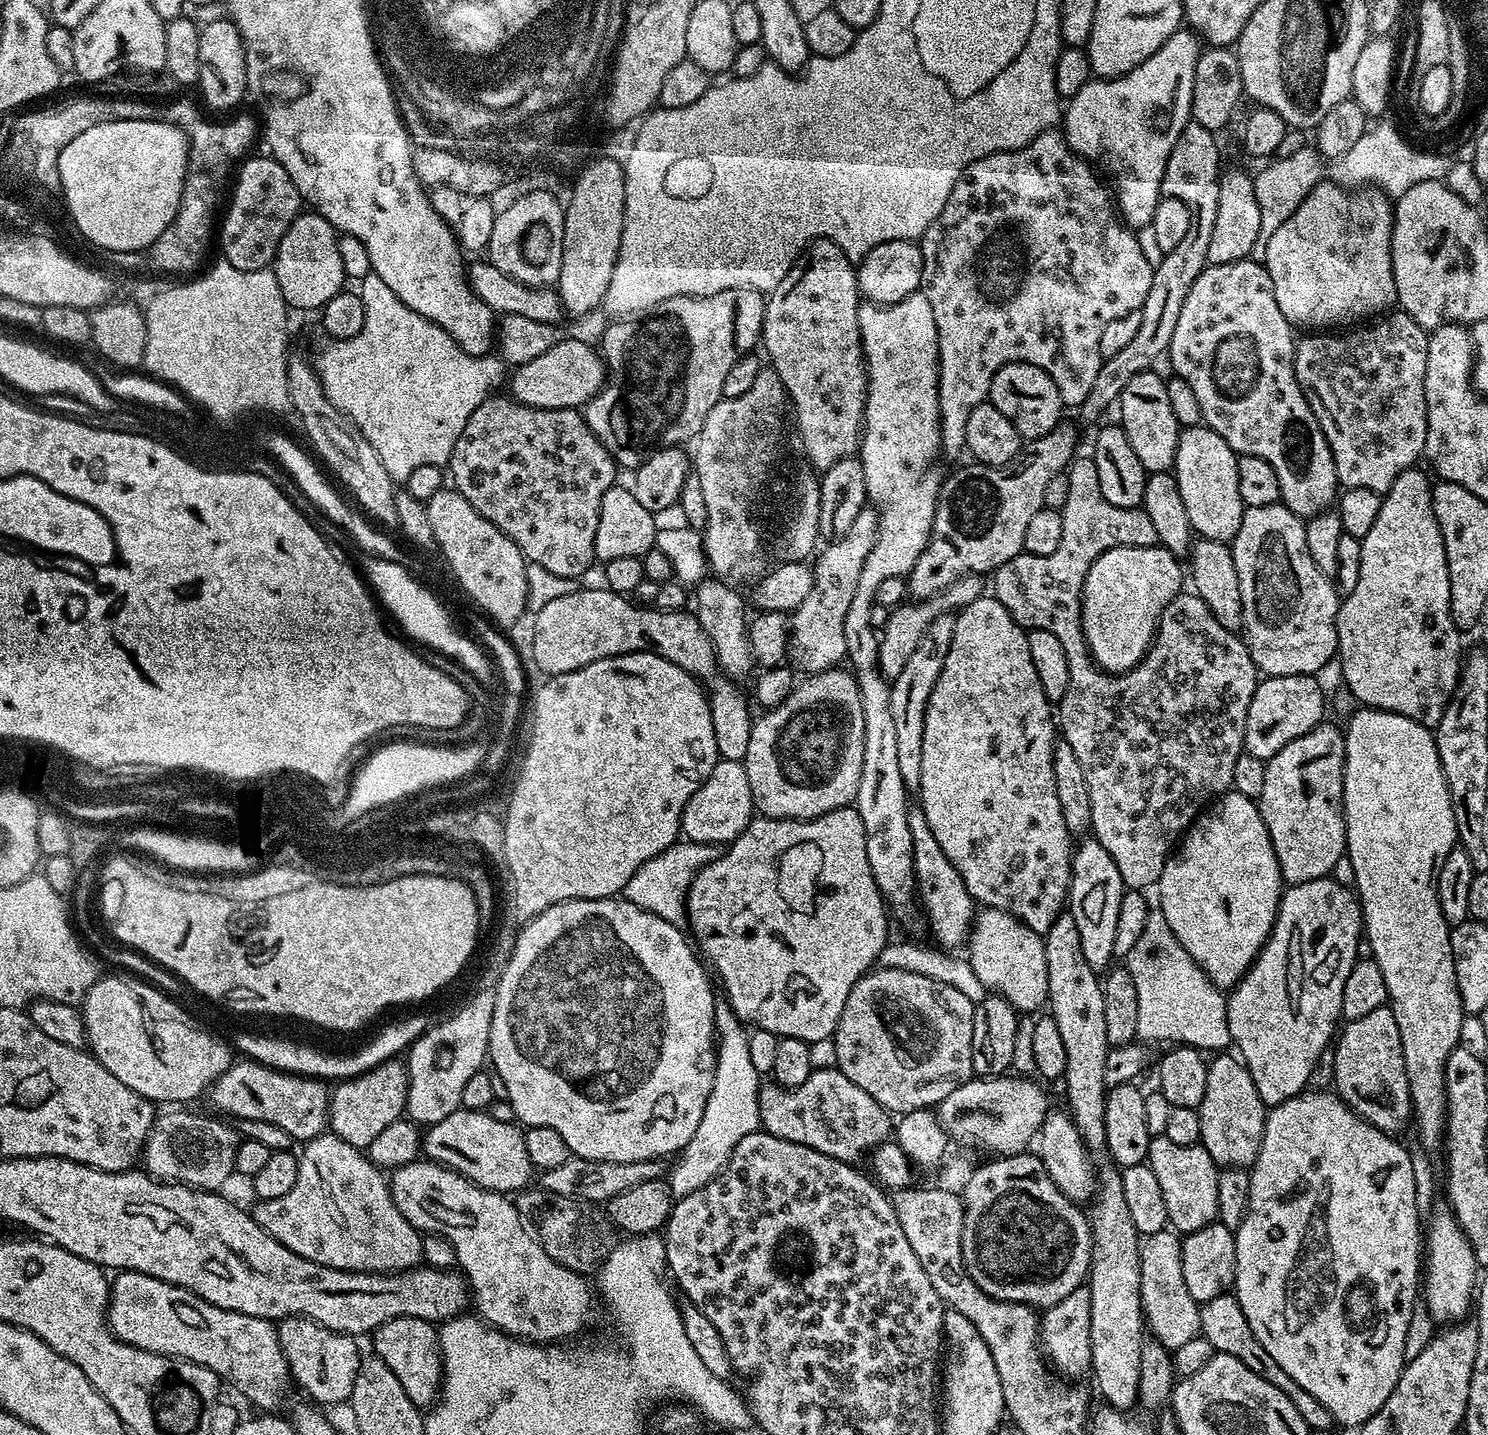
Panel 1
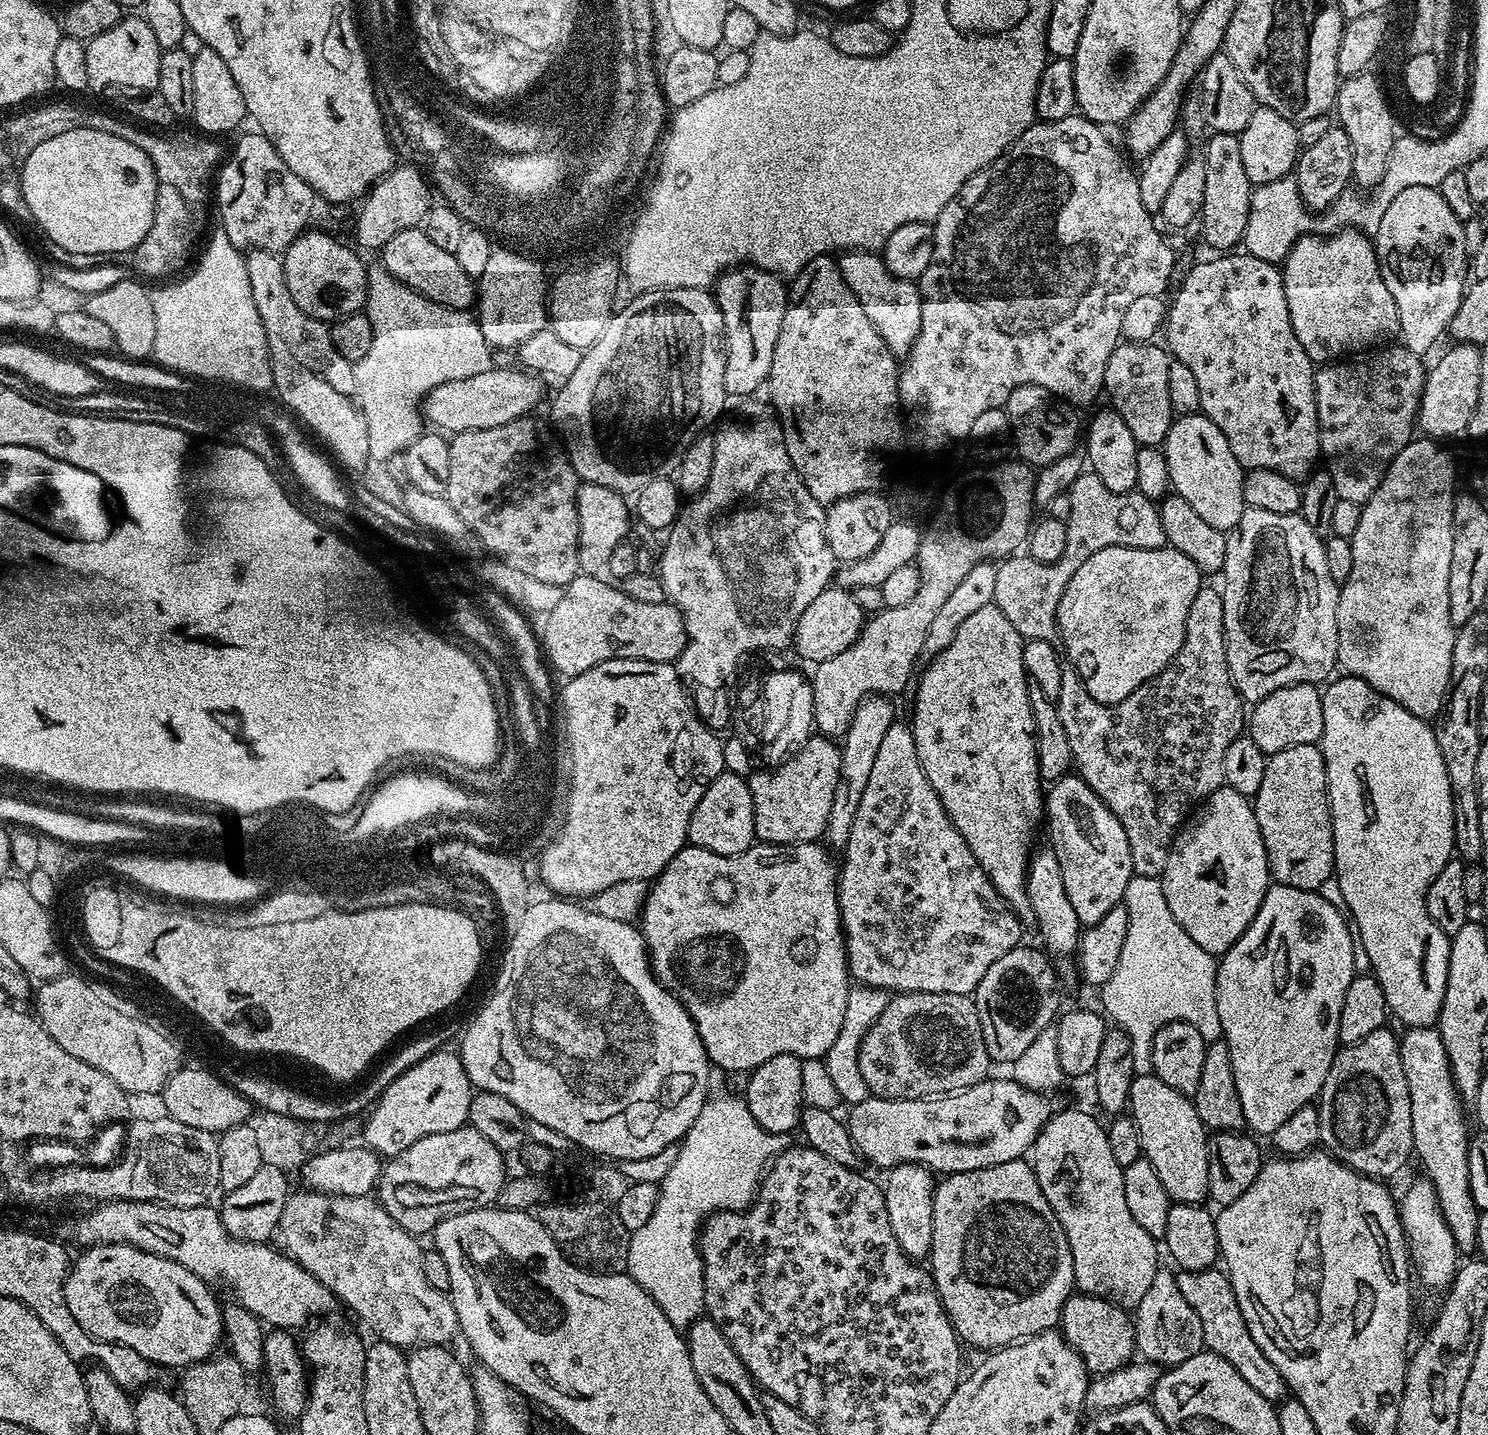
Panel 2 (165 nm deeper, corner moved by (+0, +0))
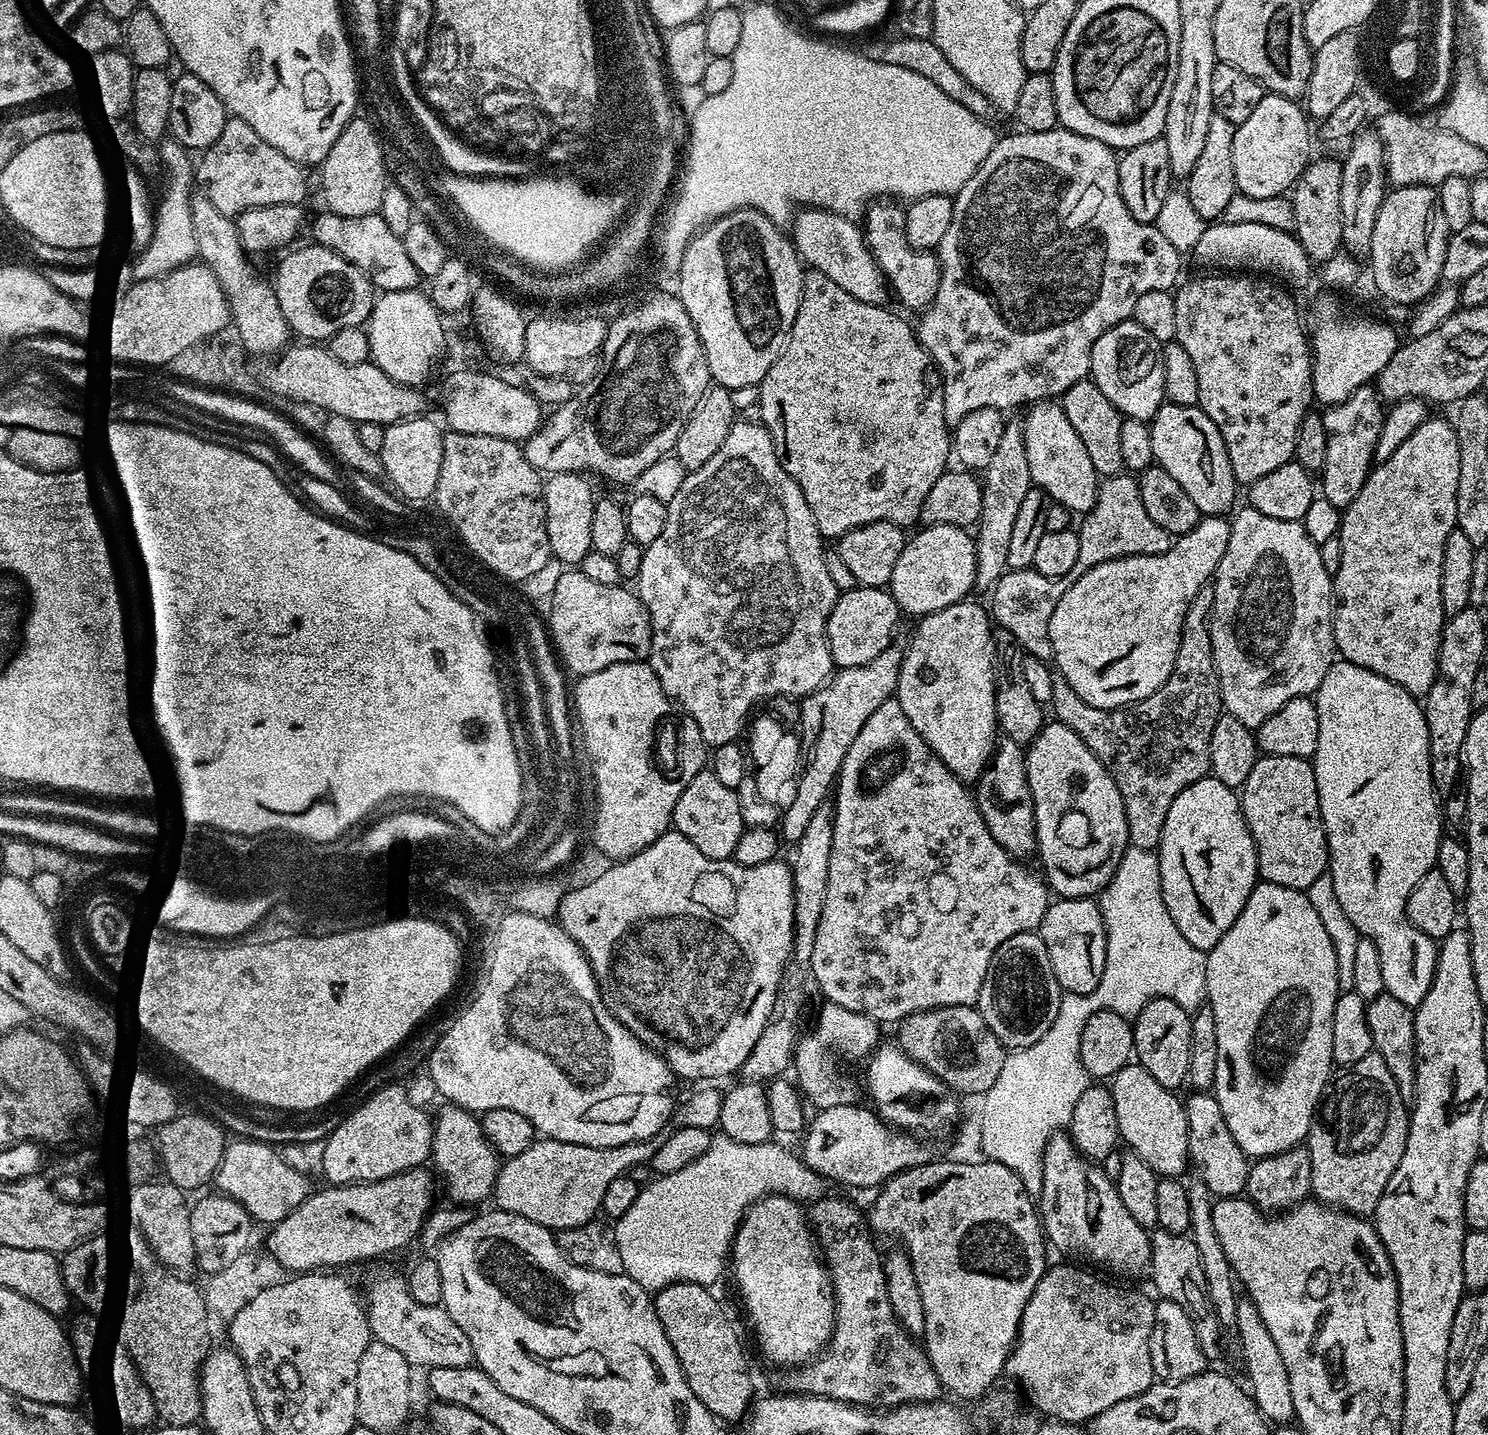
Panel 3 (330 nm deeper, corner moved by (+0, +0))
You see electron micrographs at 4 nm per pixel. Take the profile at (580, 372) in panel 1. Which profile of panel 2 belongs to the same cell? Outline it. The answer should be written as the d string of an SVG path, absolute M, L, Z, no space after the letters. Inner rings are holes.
M493 366L482 374L470 374L470 378L458 378L454 382L444 382L442 386L434 386L422 401L422 416L428 420L433 429L444 434L455 434L466 430L490 430L490 426L506 426L506 422L525 419L540 404L540 399L544 396L545 382L539 375L519 367L500 368Z

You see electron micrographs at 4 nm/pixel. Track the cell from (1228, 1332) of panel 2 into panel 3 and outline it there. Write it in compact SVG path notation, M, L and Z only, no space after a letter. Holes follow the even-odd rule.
M1156 1230L1151 1233L1152 1261L1150 1265L1150 1275L1152 1274L1152 1284L1160 1291L1159 1295L1170 1302L1178 1302L1191 1312L1196 1321L1196 1337L1198 1346L1203 1350L1205 1357L1212 1358L1216 1352L1216 1343L1220 1340L1222 1325L1215 1316L1205 1314L1208 1292L1204 1287L1206 1280L1202 1274L1202 1258L1198 1254L1198 1246L1194 1246L1191 1235L1178 1232L1165 1232Z

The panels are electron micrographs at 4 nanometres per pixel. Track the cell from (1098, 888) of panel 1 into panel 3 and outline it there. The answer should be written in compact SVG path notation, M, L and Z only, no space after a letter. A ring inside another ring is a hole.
M1059 722L1045 723L1032 743L1027 745L1024 761L1034 802L1036 852L1044 867L1043 879L1057 897L1065 900L1099 897L1114 876L1114 870L1118 870L1122 854L1130 846L1126 810L1114 778L1092 753L1090 746L1086 746L1070 726Z

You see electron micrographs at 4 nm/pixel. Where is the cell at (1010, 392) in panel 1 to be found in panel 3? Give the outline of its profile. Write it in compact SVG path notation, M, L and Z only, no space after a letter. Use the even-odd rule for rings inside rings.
M1037 402L1025 412L1028 413L1022 416L1024 445L1033 485L1041 488L1051 503L1066 506L1073 514L1089 512L1096 501L1098 477L1086 455L1086 446L1082 446L1082 438L1078 438L1078 430L1070 426L1070 418L1066 418L1059 403Z

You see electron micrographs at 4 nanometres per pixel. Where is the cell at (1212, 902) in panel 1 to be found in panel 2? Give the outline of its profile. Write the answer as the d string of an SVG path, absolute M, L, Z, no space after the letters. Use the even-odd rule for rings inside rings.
M1227 786L1210 793L1180 825L1162 883L1170 914L1202 950L1217 958L1230 950L1254 922L1270 886L1268 855L1253 801Z

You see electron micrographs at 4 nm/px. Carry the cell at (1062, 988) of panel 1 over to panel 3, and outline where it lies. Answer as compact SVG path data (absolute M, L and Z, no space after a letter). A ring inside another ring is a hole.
M1007 738L1001 739L995 745L988 767L974 784L976 805L990 834L994 834L994 842L998 842L998 846L1002 846L1013 858L1028 858L1024 856L1036 852L1036 819L1025 755L1021 744Z

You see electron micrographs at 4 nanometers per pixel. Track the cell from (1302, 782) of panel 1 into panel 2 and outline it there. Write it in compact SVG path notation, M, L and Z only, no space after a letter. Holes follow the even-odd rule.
M1319 744L1290 746L1281 752L1268 756L1266 774L1262 777L1262 786L1254 797L1254 807L1258 818L1258 830L1262 830L1262 842L1268 855L1268 871L1271 879L1278 884L1294 886L1298 890L1315 892L1326 878L1336 871L1334 862L1334 830L1332 829L1332 811L1328 805L1328 779L1324 751Z

